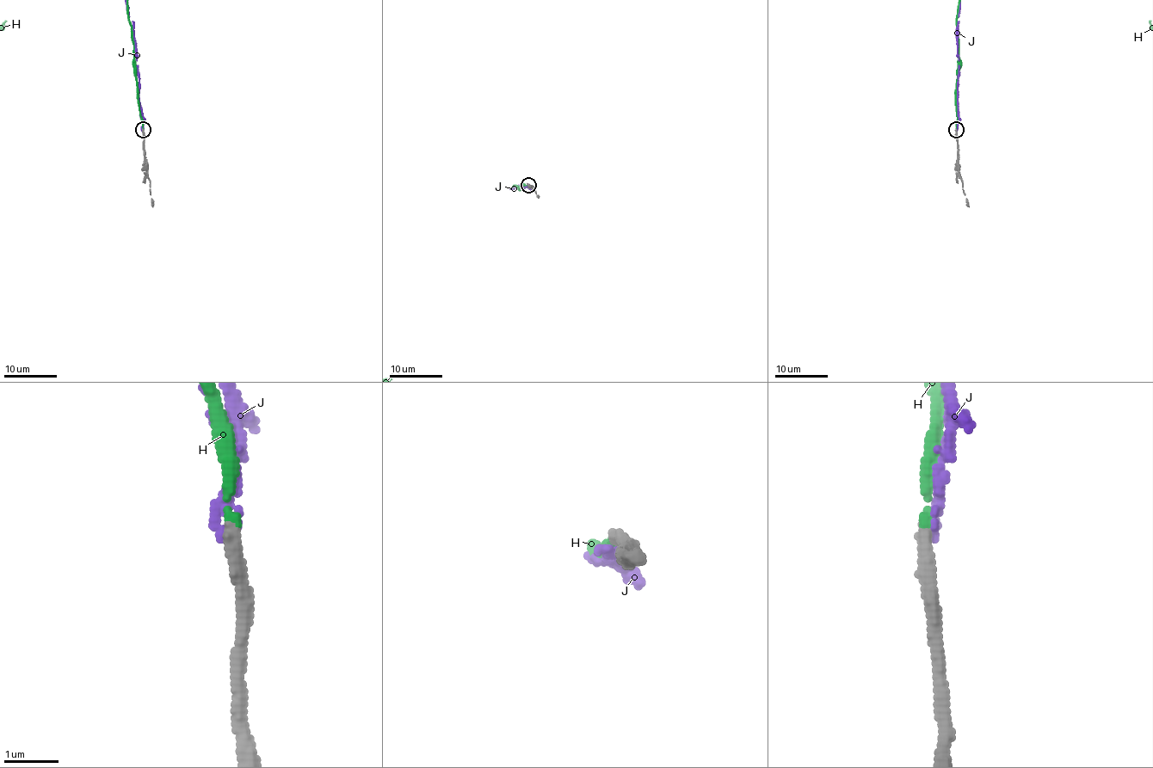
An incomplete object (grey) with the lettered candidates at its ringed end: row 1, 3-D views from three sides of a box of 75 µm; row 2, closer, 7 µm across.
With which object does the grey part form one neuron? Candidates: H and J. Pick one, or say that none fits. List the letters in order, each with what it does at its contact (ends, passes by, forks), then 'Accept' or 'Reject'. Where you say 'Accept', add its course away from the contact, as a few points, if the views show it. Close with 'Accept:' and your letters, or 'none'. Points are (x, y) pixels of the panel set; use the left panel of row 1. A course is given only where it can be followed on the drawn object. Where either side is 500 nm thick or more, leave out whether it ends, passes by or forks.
H: It ends there. Accept
J: It ends there. Reject
Accept: H

